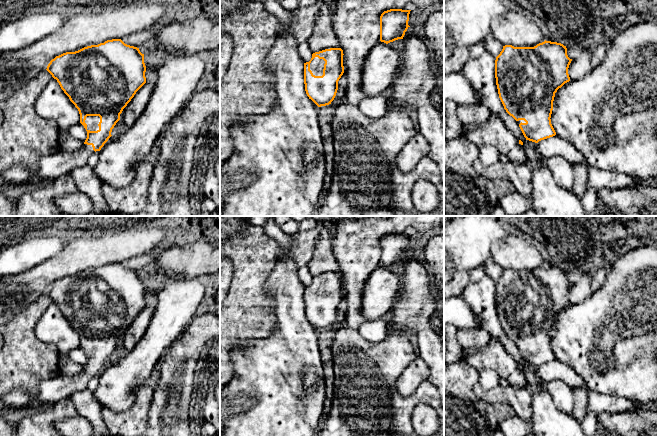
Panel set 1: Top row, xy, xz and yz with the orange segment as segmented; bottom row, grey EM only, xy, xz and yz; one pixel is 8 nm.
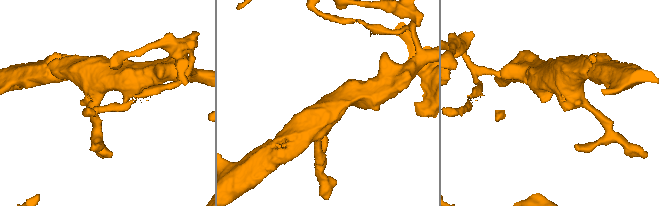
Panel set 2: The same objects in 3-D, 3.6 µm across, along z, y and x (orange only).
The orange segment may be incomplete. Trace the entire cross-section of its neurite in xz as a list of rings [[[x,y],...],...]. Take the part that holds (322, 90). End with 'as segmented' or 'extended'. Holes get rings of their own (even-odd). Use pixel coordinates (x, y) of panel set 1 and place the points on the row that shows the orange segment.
[[[341,48],[325,49],[313,53],[311,60],[304,63],[305,91],[318,107],[331,104],[336,96],[338,81],[344,73],[343,55]]]; extended

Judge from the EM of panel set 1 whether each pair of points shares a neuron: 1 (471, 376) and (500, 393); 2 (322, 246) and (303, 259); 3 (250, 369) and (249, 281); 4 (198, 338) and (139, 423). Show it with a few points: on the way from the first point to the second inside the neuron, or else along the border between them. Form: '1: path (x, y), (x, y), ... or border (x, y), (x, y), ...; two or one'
1: border (476, 382), (474, 390), (484, 400), (490, 402); two
2: border (321, 231), (313, 255), (306, 265); two
3: border (272, 332), (266, 337), (252, 339), (230, 353); two
4: border (154, 388), (148, 423), (146, 425); two

